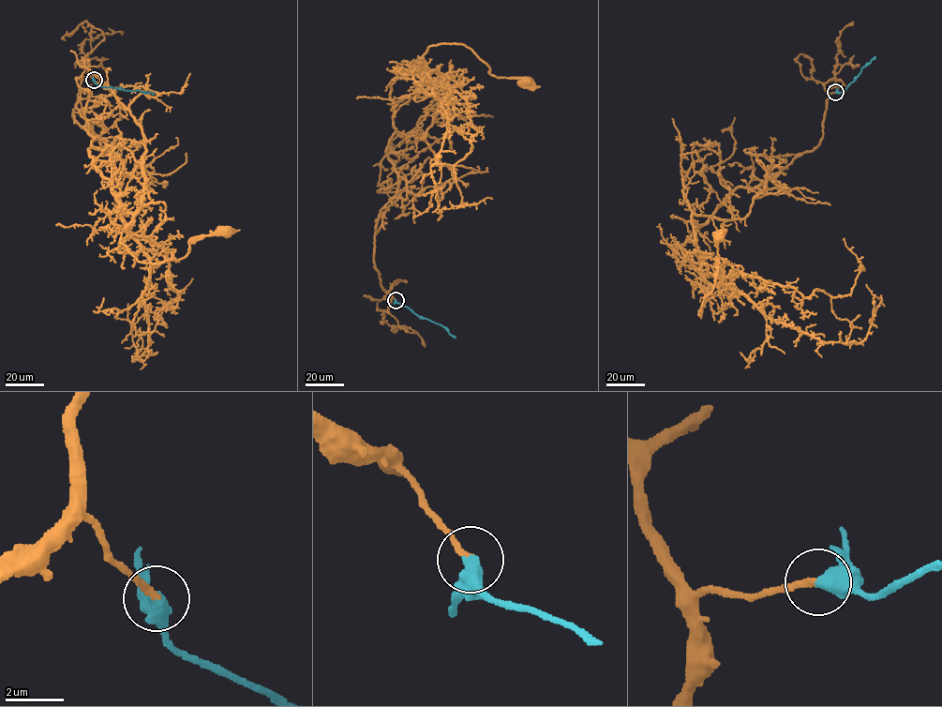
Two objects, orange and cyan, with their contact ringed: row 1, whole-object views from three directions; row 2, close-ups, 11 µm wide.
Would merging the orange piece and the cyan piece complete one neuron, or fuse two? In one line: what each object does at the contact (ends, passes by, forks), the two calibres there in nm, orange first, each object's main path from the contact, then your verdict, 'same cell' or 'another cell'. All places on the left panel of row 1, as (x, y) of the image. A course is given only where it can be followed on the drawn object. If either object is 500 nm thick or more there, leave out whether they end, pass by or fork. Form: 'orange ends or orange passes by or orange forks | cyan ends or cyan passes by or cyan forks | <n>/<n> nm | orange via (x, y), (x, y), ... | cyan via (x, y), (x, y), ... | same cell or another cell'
200/600 nm | orange via (94, 80), (82, 80), (72, 114), (97, 136), (85, 127), (127, 224), (120, 242), (161, 263), (224, 232) | cyan via (94, 80), (107, 87), (154, 93) | same cell

